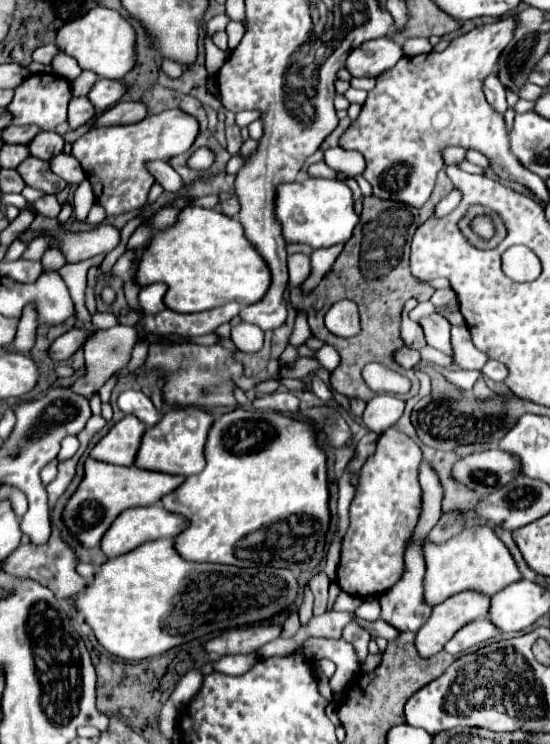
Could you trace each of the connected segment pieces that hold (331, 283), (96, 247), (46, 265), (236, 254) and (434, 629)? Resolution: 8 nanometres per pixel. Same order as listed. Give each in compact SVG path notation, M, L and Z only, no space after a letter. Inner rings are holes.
M440 172L436 188L434 188L430 200L422 208L412 208L408 204L400 204L400 202L394 202L394 200L380 200L376 196L366 196L364 198L364 208L362 208L362 214L360 214L360 222L354 228L352 238L344 244L342 254L338 256L334 266L326 272L326 276L320 280L320 284L316 288L312 288L306 296L304 296L300 286L292 288L290 304L294 306L294 310L304 312L306 320L312 328L312 334L316 338L328 342L330 346L334 346L338 350L338 354L342 356L340 366L330 376L332 388L336 392L346 394L348 398L358 396L366 402L370 398L374 398L376 392L372 392L366 386L360 372L368 362L380 362L380 364L408 376L410 382L412 382L410 392L408 394L394 394L396 398L408 400L408 398L414 398L418 394L416 374L410 372L410 370L400 370L400 364L394 362L394 352L404 346L402 336L400 336L400 322L402 322L402 310L404 310L406 300L416 298L418 302L424 302L424 300L430 300L430 296L434 294L434 290L430 286L418 282L410 272L410 266L408 266L410 242L412 242L412 236L414 236L416 228L420 224L424 224L434 214L434 206L450 190L452 190L452 182L448 180L446 172ZM342 298L354 300L360 308L362 332L360 332L360 336L354 336L352 340L338 338L338 336L330 334L324 326L324 314L328 312L328 308L332 304L336 304Z
M100 224L96 230L84 234L58 234L54 236L54 246L60 246L68 262L82 262L98 254L108 254L120 244L120 230L110 224Z
M57 248L47 250L42 259L42 267L48 271L56 271L66 264L65 257Z
M188 206L180 212L172 228L160 230L142 252L136 272L140 286L164 282L168 292L164 302L174 312L204 312L228 302L250 306L260 302L270 288L270 268L260 252L244 236L238 220L210 208Z
M460 592L442 604L436 604L430 620L416 632L420 656L434 656L462 626L476 618L488 618L488 612L490 596L482 592Z

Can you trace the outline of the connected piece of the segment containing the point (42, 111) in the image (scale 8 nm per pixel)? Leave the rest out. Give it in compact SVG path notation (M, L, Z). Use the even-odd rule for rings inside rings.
M32 74L28 76L28 80L24 80L24 84L20 88L16 88L14 100L8 106L8 112L12 112L14 116L14 124L22 126L22 124L36 124L42 130L54 130L60 122L66 122L66 110L68 110L68 102L72 98L70 92L70 82L62 76L56 74Z

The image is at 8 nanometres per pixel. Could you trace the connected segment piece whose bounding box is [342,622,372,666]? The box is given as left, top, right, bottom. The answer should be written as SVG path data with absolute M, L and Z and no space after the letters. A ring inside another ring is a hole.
M352 622L344 628L344 636L342 636L346 642L350 642L356 650L356 656L358 656L358 662L360 666L364 664L366 656L368 656L368 642L370 642L370 634L358 624L358 622Z

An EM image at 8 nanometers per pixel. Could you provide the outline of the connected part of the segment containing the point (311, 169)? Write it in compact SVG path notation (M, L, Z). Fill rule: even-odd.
M324 162L308 166L308 176L312 176L312 178L336 178L334 170L328 168Z

